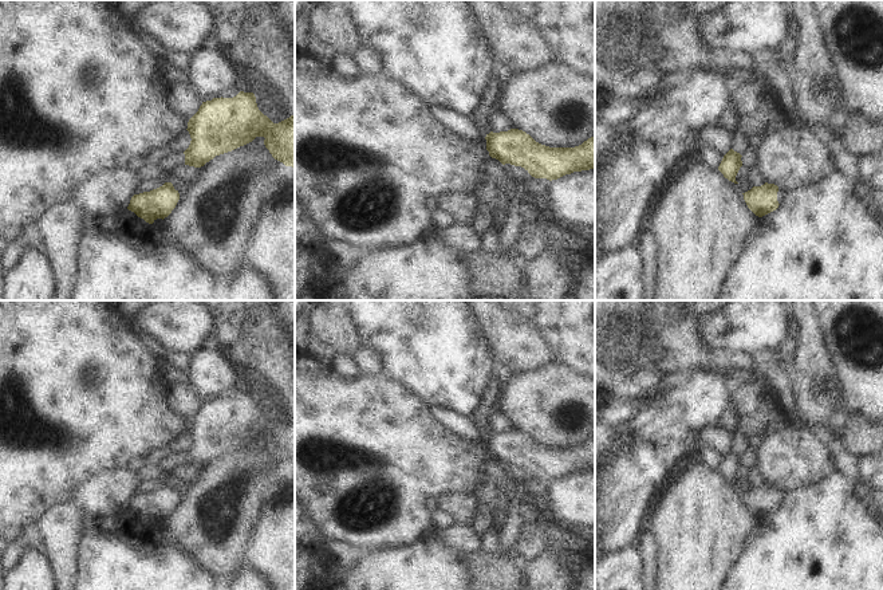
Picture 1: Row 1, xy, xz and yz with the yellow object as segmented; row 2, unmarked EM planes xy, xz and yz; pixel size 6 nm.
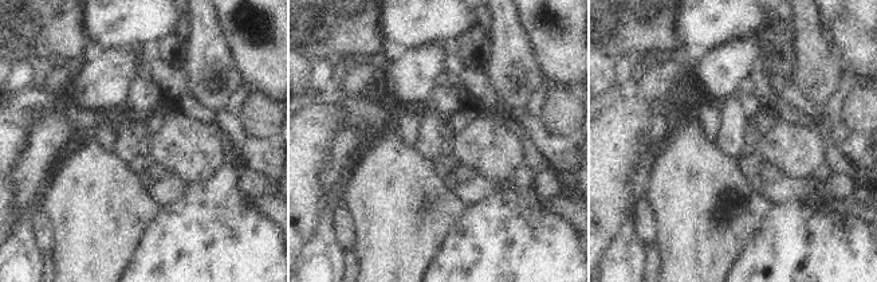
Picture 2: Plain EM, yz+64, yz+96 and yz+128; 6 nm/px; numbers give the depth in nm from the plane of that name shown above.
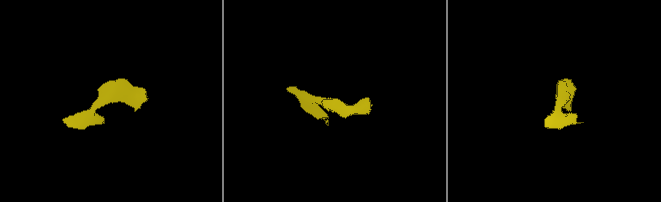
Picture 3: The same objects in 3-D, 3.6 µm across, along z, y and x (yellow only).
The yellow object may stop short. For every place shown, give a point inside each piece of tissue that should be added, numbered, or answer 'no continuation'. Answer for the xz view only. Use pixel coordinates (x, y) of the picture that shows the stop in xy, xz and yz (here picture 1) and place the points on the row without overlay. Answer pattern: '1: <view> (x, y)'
no continuation

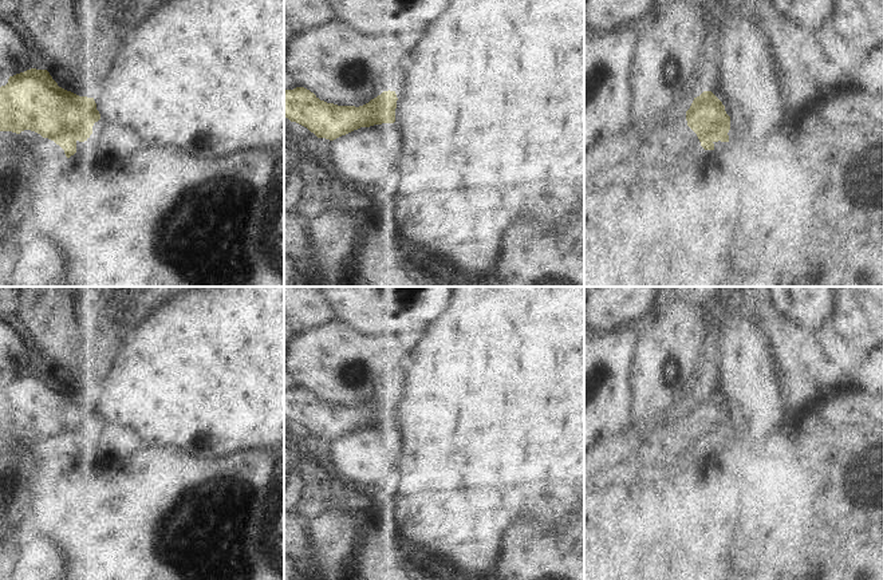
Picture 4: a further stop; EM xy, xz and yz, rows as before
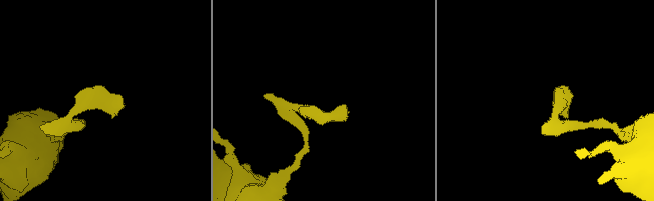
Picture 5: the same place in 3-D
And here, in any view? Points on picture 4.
no continuation

